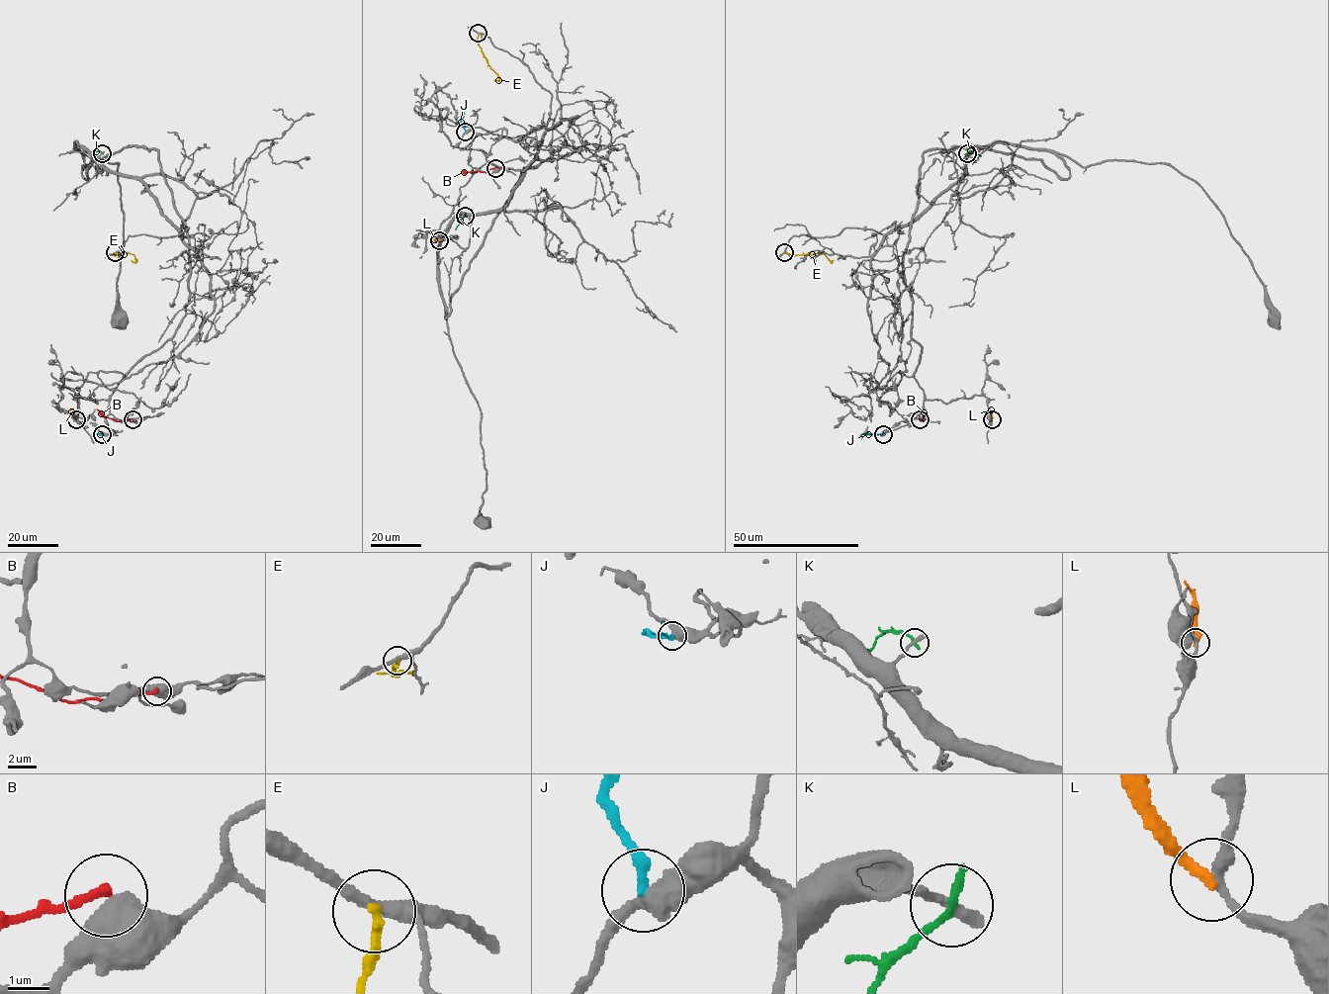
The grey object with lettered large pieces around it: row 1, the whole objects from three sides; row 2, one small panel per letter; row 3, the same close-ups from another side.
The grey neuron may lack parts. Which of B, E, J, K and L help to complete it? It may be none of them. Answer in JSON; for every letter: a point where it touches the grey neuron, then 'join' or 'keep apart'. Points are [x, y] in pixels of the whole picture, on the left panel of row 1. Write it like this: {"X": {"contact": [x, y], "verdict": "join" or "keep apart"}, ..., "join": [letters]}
{"B": {"contact": [132, 419], "verdict": "keep apart"}, "E": {"contact": [115, 252], "verdict": "keep apart"}, "J": {"contact": [102, 434], "verdict": "keep apart"}, "K": {"contact": [102, 153], "verdict": "keep apart"}, "L": {"contact": [76, 419], "verdict": "keep apart"}, "join": []}

